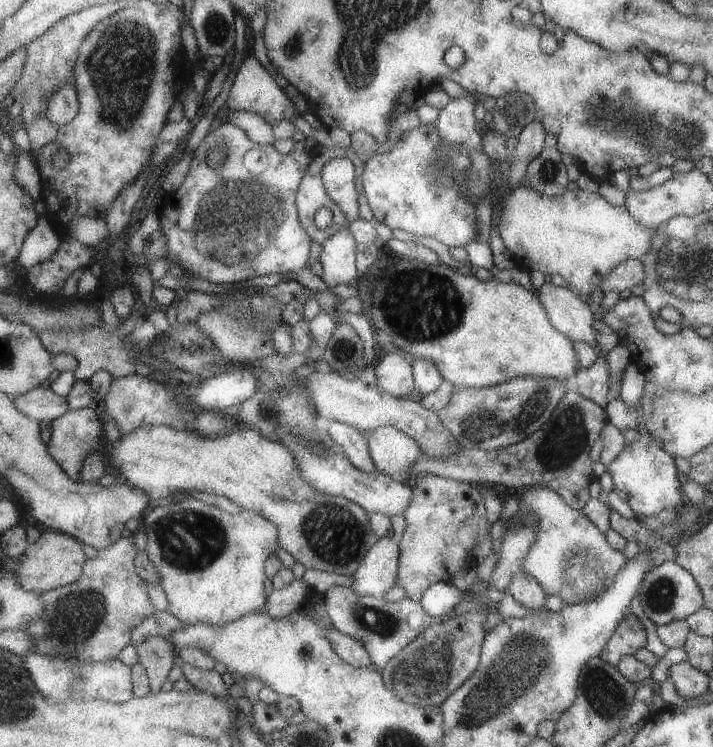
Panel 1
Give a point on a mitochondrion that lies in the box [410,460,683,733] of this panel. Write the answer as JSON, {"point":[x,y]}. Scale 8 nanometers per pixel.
{"point":[606,697]}

